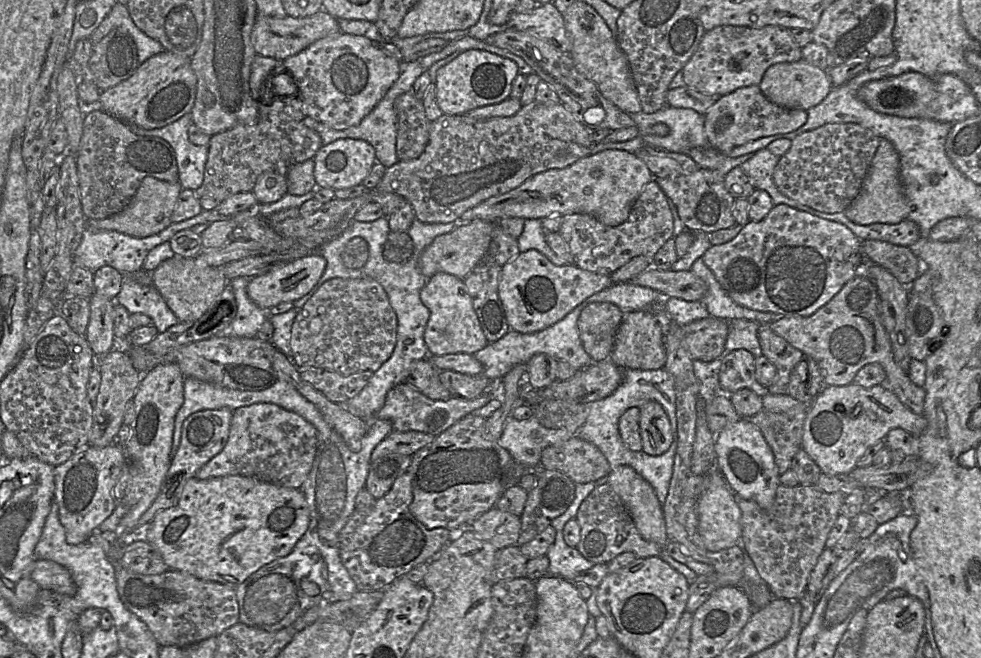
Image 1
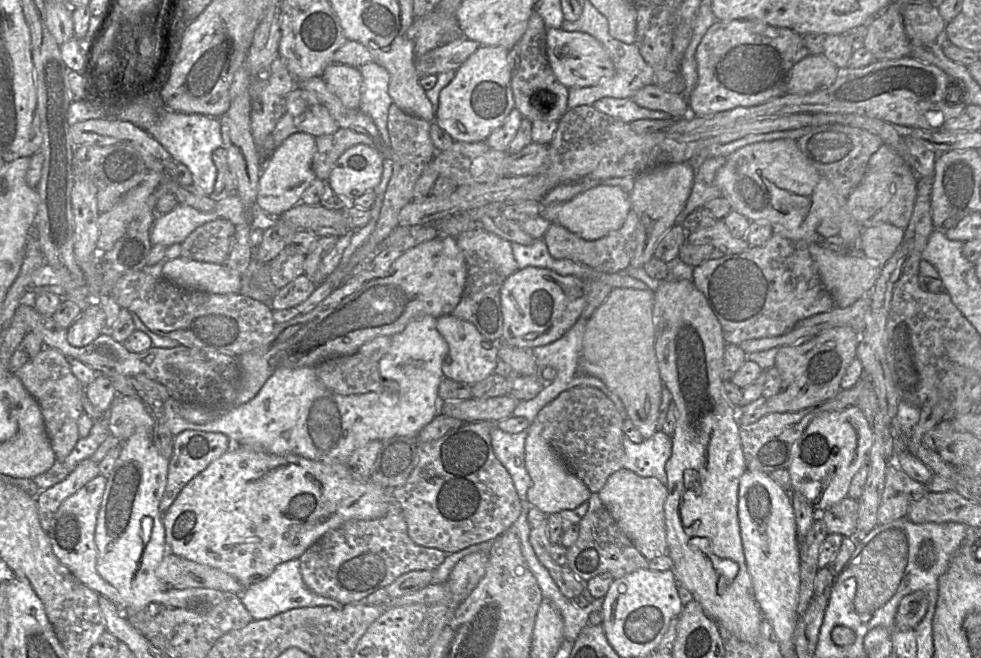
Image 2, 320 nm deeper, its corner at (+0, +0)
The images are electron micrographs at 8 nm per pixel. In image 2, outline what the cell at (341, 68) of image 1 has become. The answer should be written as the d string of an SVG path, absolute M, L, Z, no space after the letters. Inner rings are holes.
M331 63L324 69L321 78L328 90L335 94L345 107L349 109L359 108L362 75L357 68Z

